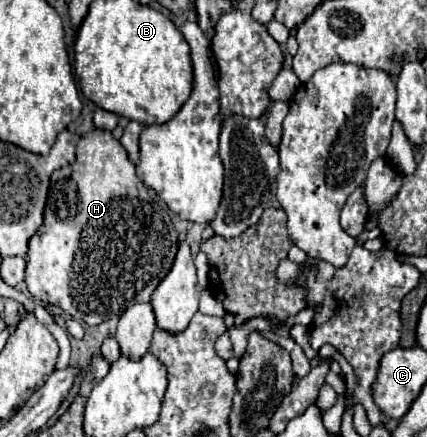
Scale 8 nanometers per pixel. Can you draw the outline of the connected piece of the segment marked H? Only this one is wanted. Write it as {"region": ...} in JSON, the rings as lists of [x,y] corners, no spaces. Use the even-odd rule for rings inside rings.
{"region":[[[93,130],[85,136],[81,136],[79,144],[77,144],[77,160],[71,166],[71,170],[55,170],[51,176],[51,188],[49,188],[49,198],[47,198],[47,206],[45,206],[45,222],[39,228],[39,232],[31,238],[29,242],[29,256],[27,256],[27,270],[25,270],[25,284],[27,290],[31,292],[31,296],[35,300],[59,306],[65,314],[87,322],[89,326],[101,324],[105,320],[109,320],[111,316],[121,316],[123,310],[127,310],[129,306],[133,306],[135,302],[149,302],[153,290],[159,286],[159,282],[165,278],[167,270],[171,270],[171,262],[175,260],[175,250],[179,248],[179,240],[177,240],[177,230],[169,218],[167,208],[163,208],[159,204],[157,198],[149,196],[149,188],[137,178],[135,172],[135,164],[129,162],[125,148],[121,146],[119,140],[115,140],[111,136],[111,132],[105,130]]]}

